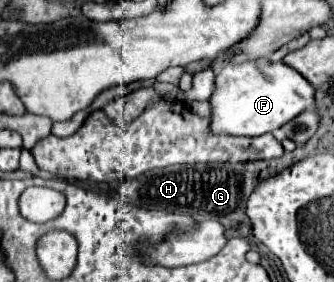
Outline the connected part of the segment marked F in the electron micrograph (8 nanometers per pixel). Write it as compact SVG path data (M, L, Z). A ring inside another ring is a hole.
M264 58L252 62L230 62L216 76L216 90L212 96L212 132L232 136L262 136L272 132L298 114L314 106L314 86L306 78L286 66L284 62L268 62Z

